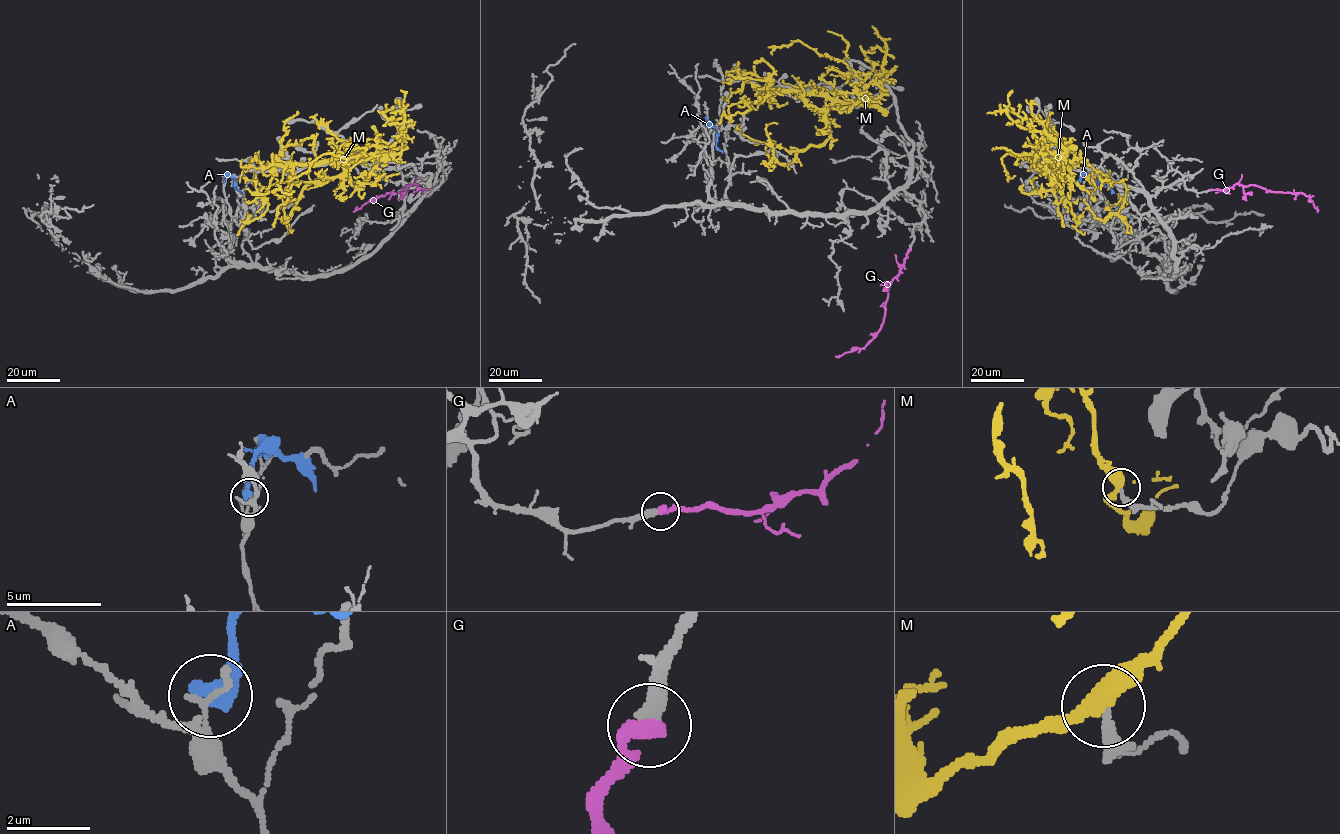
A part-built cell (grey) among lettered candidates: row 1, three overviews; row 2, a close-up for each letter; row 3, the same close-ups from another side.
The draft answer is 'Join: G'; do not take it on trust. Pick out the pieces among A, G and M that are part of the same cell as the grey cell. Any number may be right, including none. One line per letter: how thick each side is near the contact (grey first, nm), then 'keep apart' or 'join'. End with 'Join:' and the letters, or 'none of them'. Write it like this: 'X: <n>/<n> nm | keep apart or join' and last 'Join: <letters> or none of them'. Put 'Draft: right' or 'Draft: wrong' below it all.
A: 180/460 nm | keep apart
G: 380/440 nm | join
M: 240/400 nm | keep apart
Join: G
Draft: right

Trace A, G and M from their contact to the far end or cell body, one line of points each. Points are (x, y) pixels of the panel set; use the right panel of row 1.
A: (1078, 181), (1081, 175), (1086, 175), (1111, 189), (1112, 193)
G: (1210, 190), (1225, 190), (1235, 184), (1256, 185), (1273, 191), (1303, 193), (1316, 207)
M: (1075, 217), (1062, 163), (1052, 156), (1051, 163), (1086, 161), (1126, 186), (1122, 207), (1104, 220), (1084, 198)

